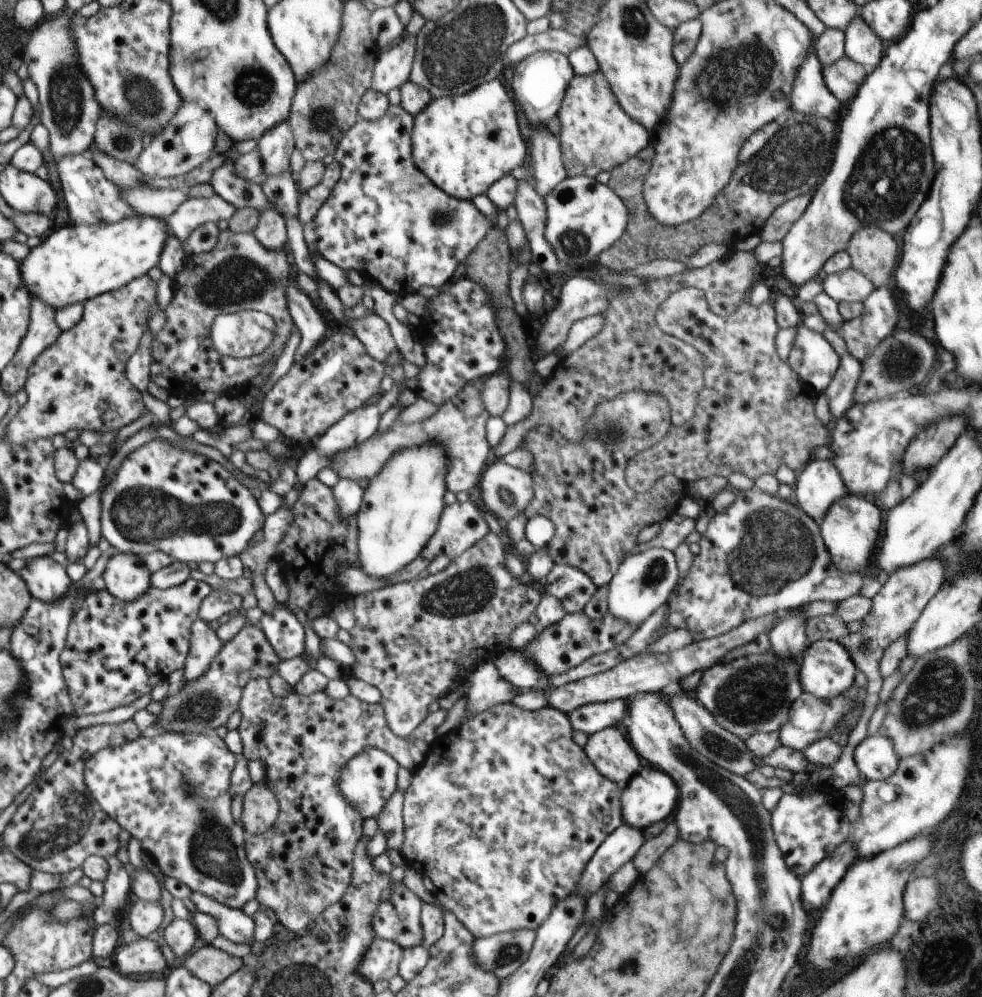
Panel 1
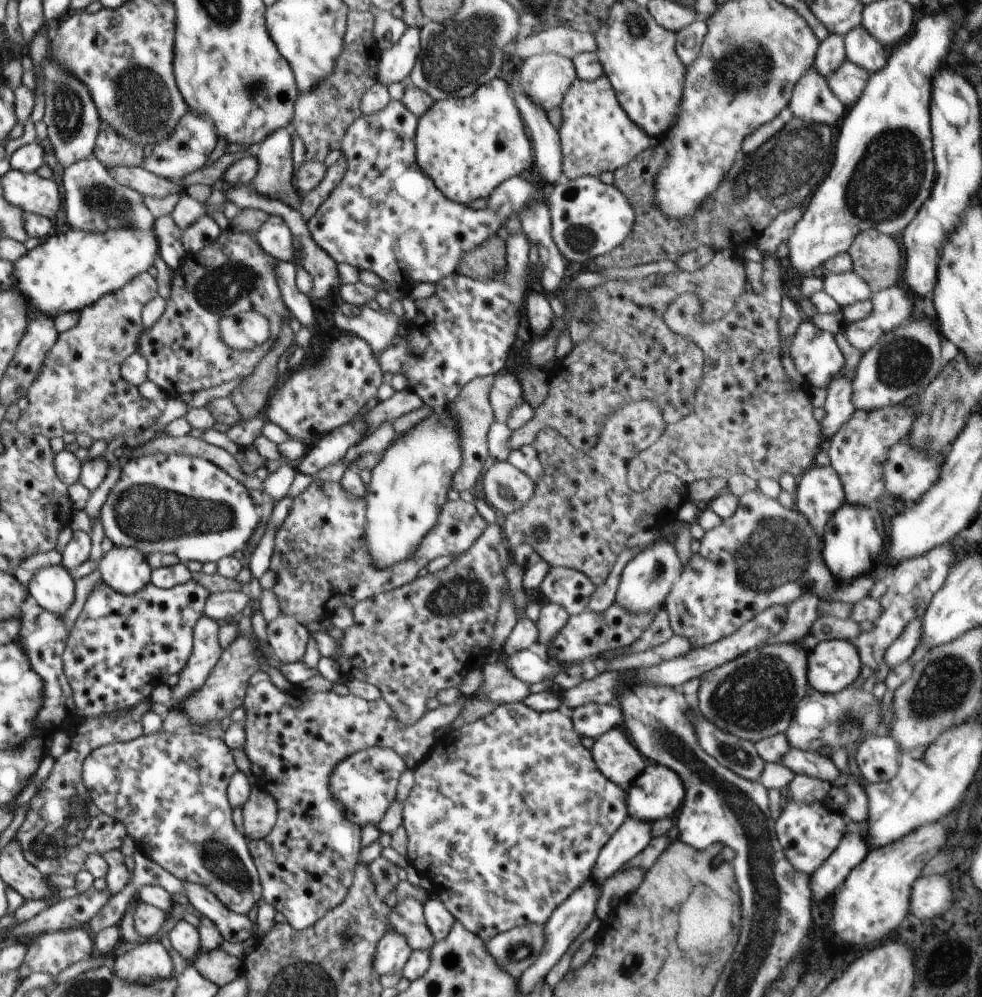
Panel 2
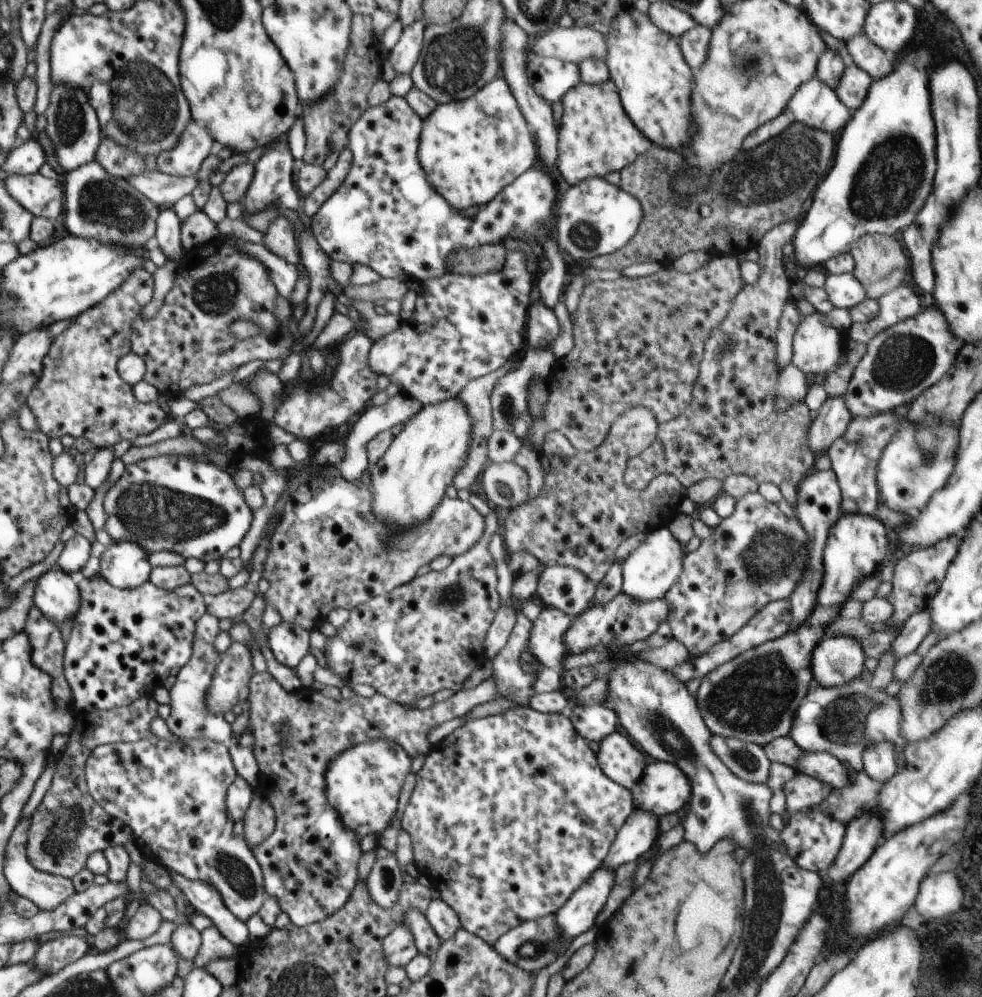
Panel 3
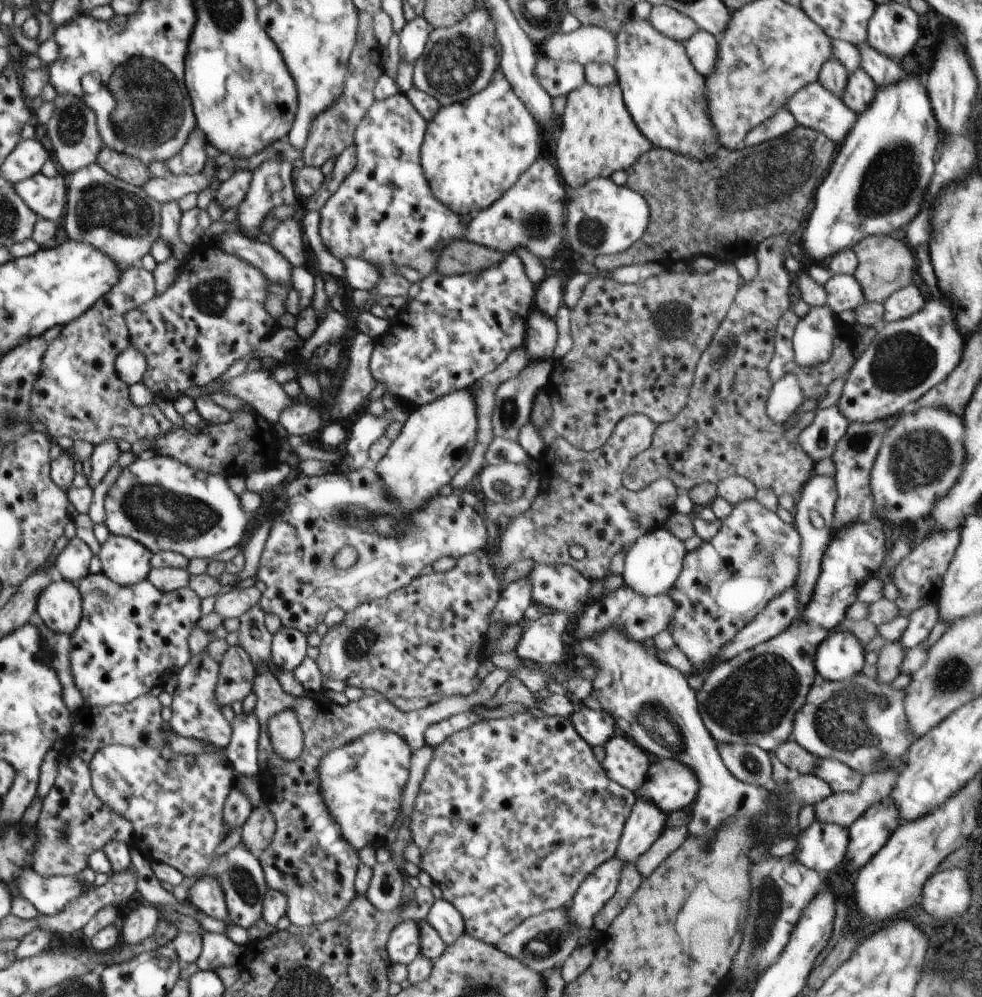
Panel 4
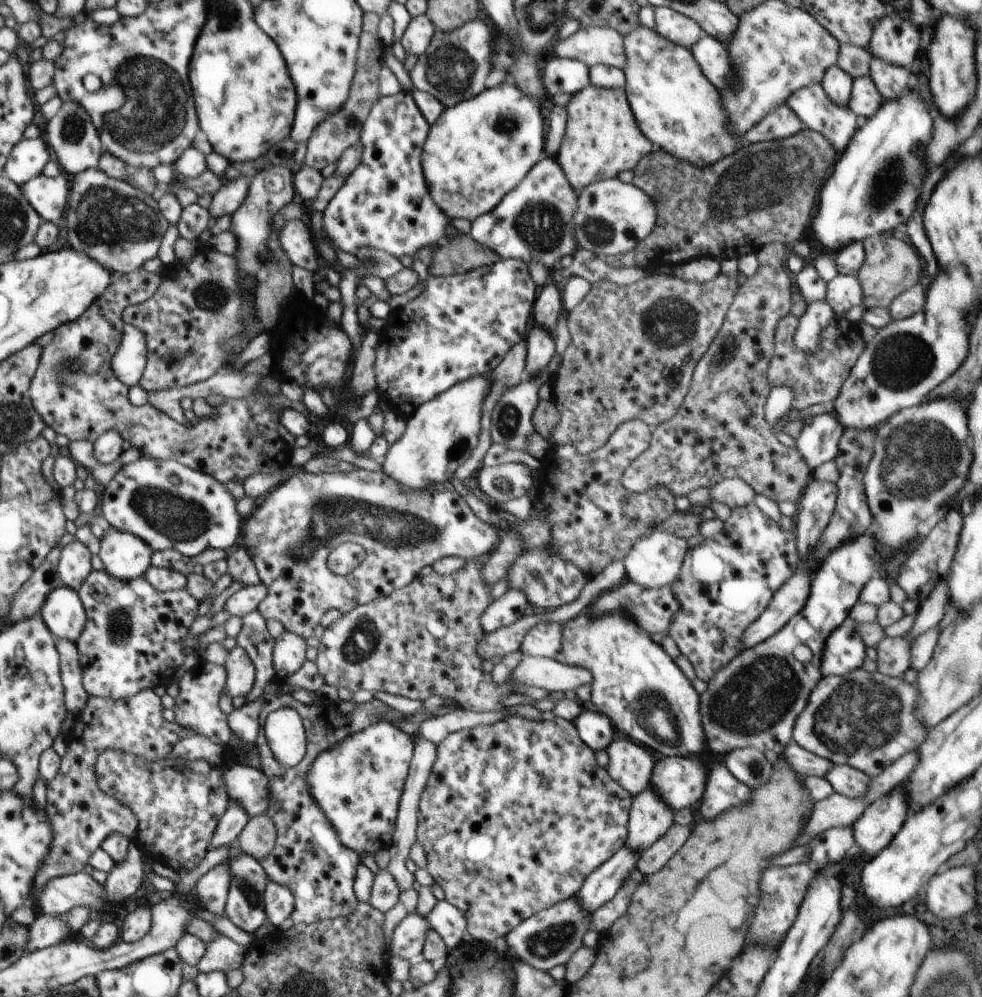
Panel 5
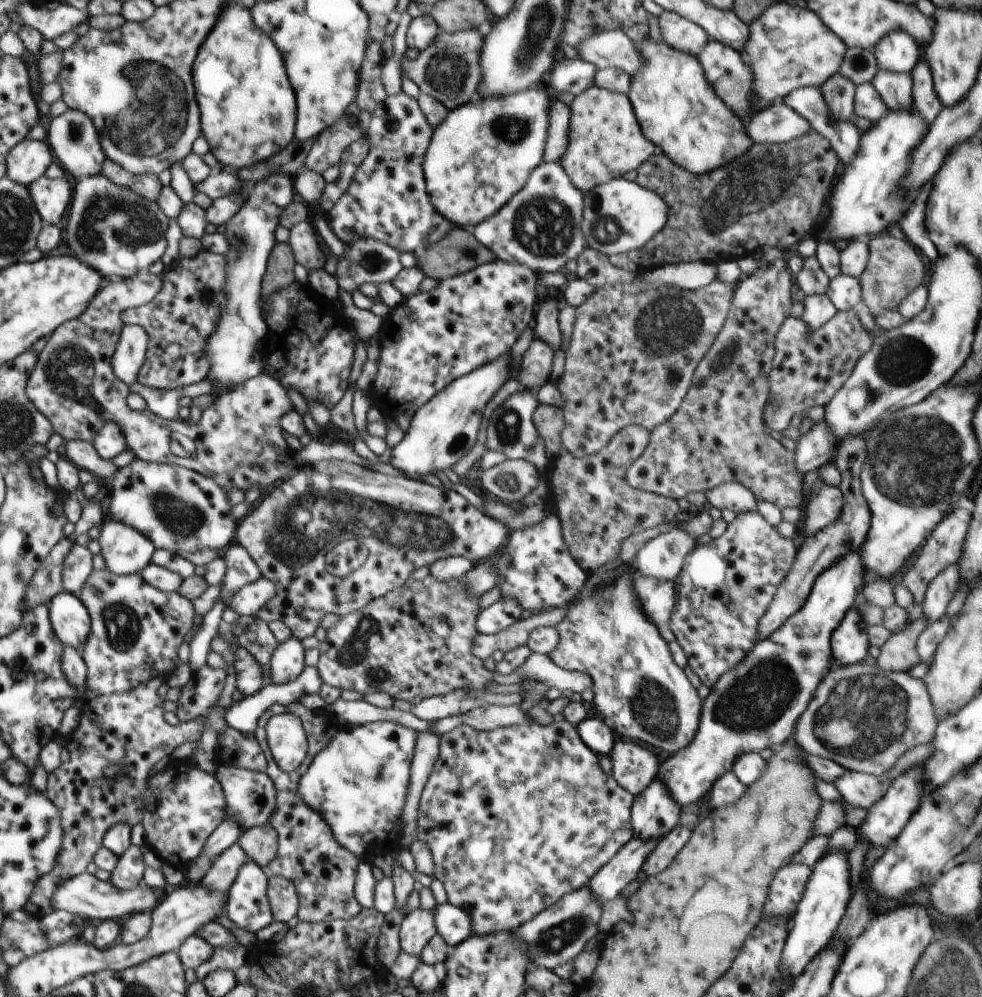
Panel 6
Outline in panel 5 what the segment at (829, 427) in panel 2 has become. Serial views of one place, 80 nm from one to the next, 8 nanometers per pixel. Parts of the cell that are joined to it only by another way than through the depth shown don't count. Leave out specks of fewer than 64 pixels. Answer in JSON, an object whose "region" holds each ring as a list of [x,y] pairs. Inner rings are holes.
{"region":[[[830,413],[816,415],[804,424],[795,440],[795,447],[802,460],[813,471],[825,462],[835,460],[842,433],[843,425],[834,415]]]}

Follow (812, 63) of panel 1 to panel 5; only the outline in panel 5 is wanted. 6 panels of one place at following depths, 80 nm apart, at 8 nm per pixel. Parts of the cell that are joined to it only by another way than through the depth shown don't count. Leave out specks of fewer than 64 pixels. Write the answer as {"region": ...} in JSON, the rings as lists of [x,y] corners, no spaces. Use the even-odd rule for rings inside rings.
{"region":[[[820,83],[798,89],[785,100],[785,103],[798,115],[804,128],[823,134],[832,143],[838,155],[847,149],[847,144],[859,128],[857,116],[848,107],[832,103]]]}

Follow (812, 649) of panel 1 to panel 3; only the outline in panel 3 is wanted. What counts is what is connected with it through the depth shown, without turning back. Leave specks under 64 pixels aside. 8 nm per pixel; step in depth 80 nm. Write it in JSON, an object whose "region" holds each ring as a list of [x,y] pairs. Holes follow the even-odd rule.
{"region":[[[828,636],[814,647],[811,667],[822,687],[839,687],[860,677],[864,670],[861,641],[851,636]]]}

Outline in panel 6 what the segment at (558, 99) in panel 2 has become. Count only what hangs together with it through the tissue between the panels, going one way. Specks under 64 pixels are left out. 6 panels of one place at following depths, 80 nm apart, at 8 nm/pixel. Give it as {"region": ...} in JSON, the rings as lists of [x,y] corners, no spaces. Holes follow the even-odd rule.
{"region":[[[566,58],[553,66],[544,83],[553,95],[557,92],[579,95],[594,86],[597,70],[597,66],[588,61]]]}

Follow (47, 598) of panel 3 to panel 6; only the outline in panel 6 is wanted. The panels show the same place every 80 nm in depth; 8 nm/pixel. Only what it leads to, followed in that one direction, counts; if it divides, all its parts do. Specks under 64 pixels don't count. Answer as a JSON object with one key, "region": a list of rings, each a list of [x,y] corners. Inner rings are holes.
{"region":[[[64,590],[48,602],[54,634],[64,647],[78,650],[84,646],[91,629],[91,616],[77,595]]]}

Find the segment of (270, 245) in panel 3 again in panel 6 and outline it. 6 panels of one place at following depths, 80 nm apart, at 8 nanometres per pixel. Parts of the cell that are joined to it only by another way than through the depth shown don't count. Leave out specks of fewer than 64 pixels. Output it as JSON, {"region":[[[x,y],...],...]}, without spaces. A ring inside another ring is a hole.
{"region":[[[311,219],[295,224],[290,230],[287,243],[291,246],[295,262],[308,271],[324,268],[327,258],[320,248]]]}

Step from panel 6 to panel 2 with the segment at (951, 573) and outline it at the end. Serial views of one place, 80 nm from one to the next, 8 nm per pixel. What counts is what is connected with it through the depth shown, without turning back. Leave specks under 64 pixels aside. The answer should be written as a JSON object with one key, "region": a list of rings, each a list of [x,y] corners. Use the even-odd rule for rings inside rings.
{"region":[[[914,618],[908,622],[904,632],[888,646],[884,654],[883,661],[886,662],[889,671],[909,660],[916,647],[920,645],[920,638],[922,638],[922,619]]]}

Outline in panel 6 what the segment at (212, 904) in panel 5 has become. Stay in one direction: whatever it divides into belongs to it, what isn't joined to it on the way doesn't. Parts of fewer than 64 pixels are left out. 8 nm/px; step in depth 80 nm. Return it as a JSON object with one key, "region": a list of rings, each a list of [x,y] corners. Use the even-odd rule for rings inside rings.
{"region":[[[236,842],[213,860],[210,870],[201,880],[200,885],[204,885],[209,891],[223,892],[226,895],[238,871],[247,862],[249,862],[247,854]]]}

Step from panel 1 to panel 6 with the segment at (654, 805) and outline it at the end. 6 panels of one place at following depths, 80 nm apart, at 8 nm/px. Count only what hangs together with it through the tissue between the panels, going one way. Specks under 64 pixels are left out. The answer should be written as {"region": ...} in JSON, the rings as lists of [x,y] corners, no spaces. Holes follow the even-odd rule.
{"region":[[[848,553],[830,568],[818,575],[811,593],[797,610],[769,637],[758,640],[754,648],[731,671],[725,672],[703,700],[697,733],[692,742],[675,752],[659,766],[658,778],[665,782],[674,800],[680,806],[698,802],[708,796],[718,777],[732,770],[732,765],[743,753],[759,753],[766,748],[774,750],[784,744],[795,732],[800,715],[812,700],[814,691],[826,673],[834,667],[831,636],[844,618],[846,611],[860,599],[864,587],[864,567],[858,553]]]}

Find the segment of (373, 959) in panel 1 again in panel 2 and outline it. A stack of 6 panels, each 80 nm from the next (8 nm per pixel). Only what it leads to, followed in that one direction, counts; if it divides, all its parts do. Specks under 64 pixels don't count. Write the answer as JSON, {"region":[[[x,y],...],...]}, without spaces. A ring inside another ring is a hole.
{"region":[[[387,932],[376,944],[376,956],[372,960],[376,972],[382,976],[402,971],[412,951],[402,934]]]}

